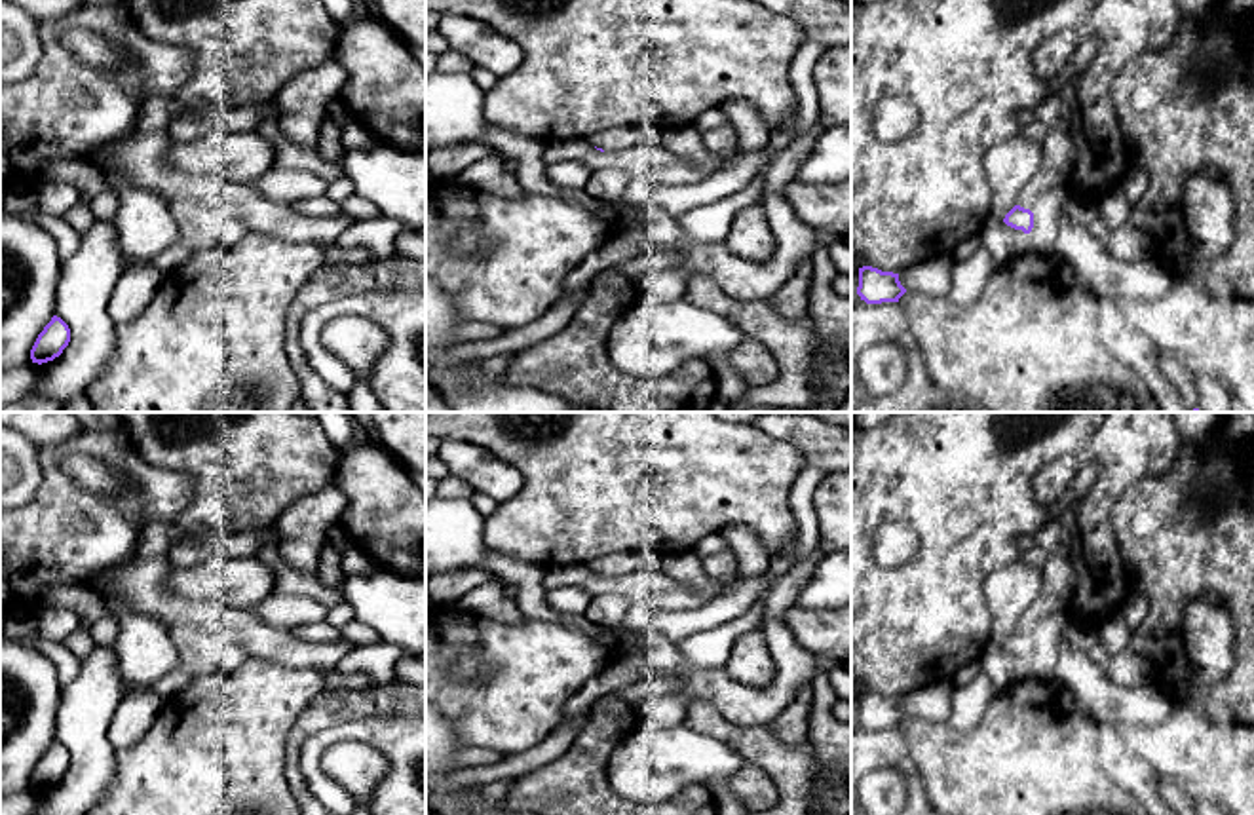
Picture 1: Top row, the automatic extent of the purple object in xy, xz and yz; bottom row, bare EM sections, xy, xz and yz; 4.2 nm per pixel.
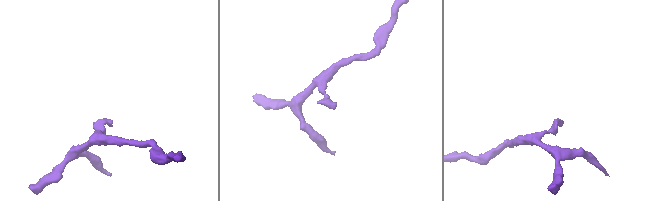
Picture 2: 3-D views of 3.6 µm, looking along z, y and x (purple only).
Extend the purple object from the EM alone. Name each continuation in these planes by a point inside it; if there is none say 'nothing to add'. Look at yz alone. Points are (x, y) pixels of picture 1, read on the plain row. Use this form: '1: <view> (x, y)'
nothing to add

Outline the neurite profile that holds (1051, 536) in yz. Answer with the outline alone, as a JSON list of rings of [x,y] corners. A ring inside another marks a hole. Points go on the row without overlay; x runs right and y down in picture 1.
[[[1049,521],[1036,532],[1036,545],[1051,555],[1064,555],[1066,538],[1066,530],[1056,521]]]

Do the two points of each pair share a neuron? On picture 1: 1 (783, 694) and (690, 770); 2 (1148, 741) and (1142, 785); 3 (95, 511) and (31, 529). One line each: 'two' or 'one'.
1: two
2: two
3: one

